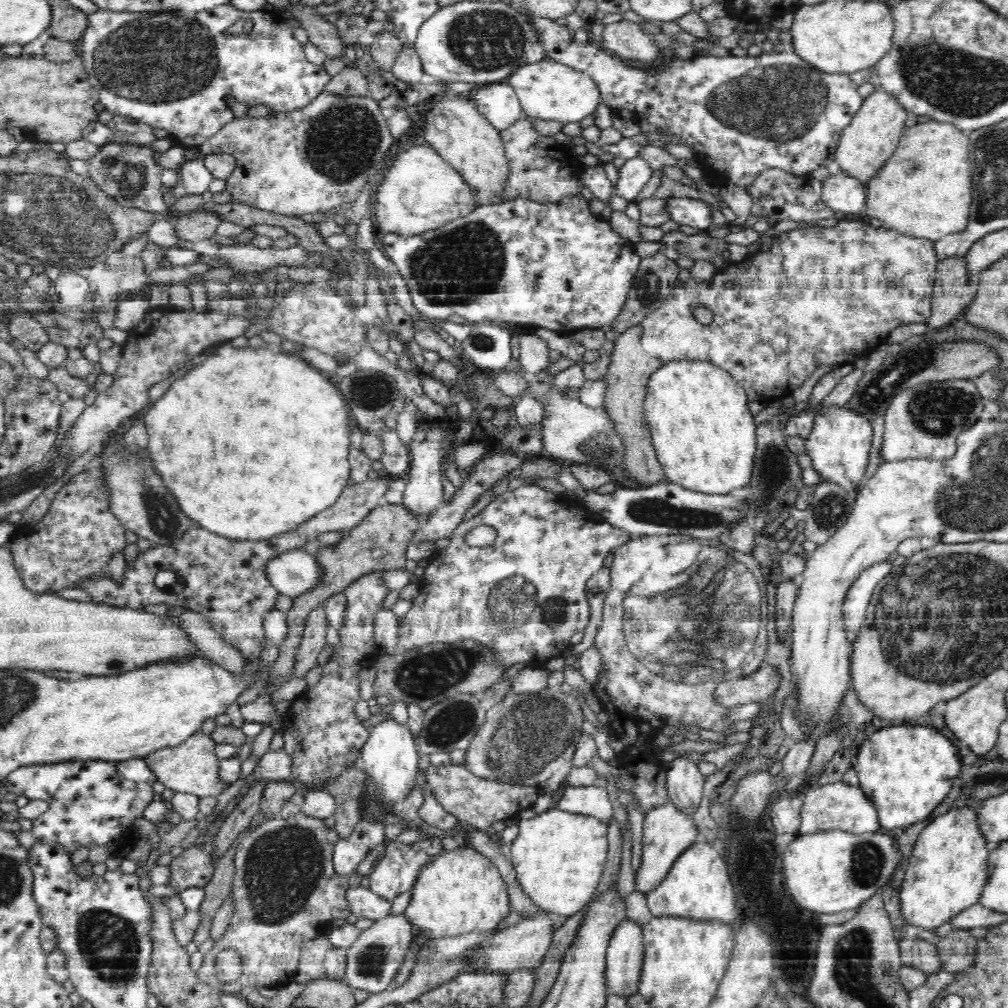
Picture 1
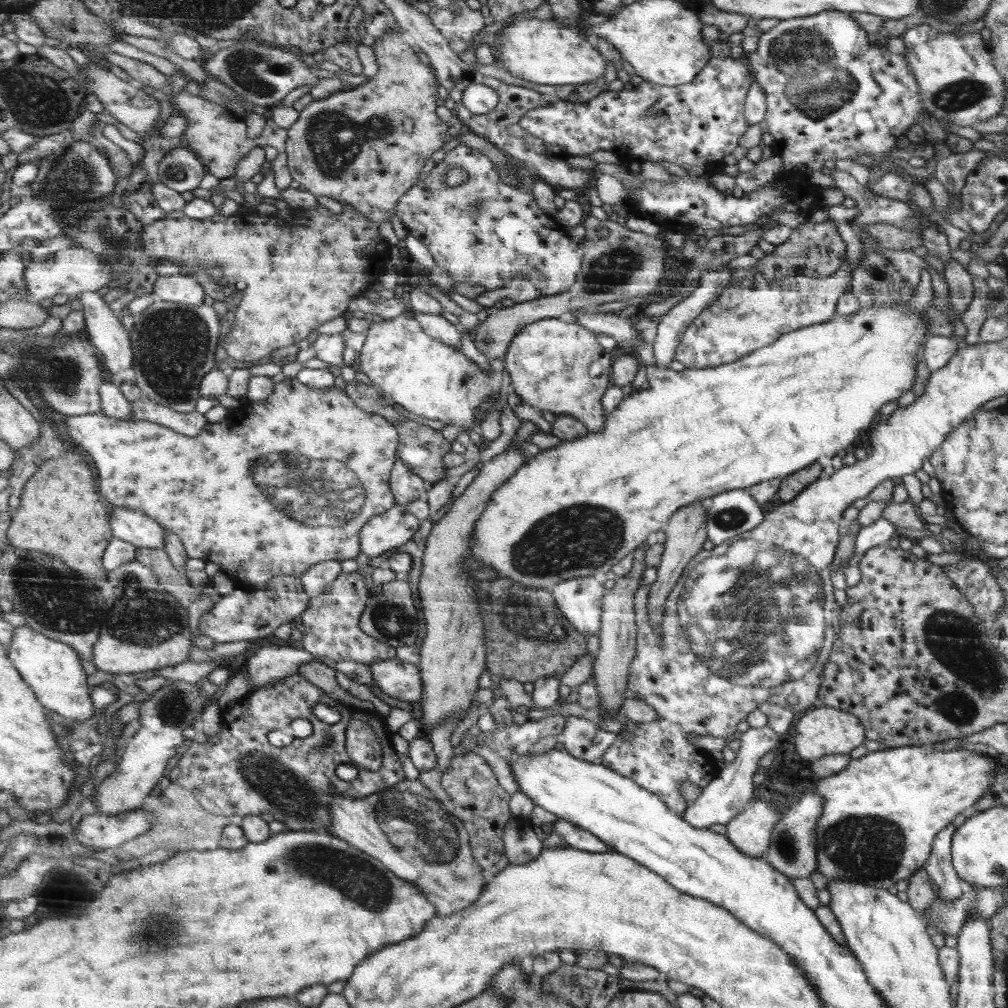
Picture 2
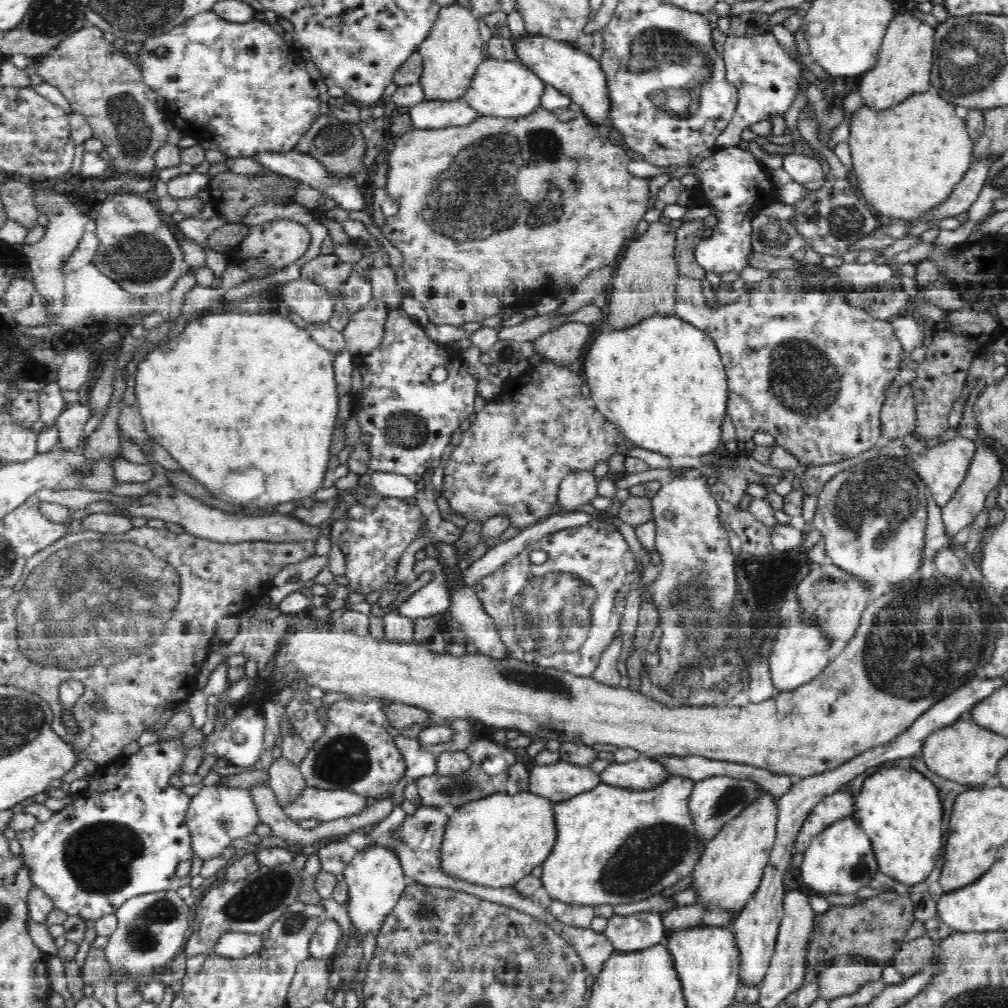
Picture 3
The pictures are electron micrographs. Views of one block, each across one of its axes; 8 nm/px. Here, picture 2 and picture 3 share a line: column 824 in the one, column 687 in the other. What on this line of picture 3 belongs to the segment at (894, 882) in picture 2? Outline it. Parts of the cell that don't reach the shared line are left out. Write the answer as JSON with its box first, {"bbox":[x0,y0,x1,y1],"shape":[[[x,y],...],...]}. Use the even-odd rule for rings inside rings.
{"bbox":[529,761,705,905],"shape":[[[559,761],[537,765],[529,771],[529,792],[554,803],[556,842],[542,864],[542,886],[550,898],[571,905],[630,904],[652,898],[666,888],[688,878],[705,851],[694,836],[694,820],[688,810],[688,798],[695,781],[670,776],[654,789],[630,790],[601,782],[589,767]]]}

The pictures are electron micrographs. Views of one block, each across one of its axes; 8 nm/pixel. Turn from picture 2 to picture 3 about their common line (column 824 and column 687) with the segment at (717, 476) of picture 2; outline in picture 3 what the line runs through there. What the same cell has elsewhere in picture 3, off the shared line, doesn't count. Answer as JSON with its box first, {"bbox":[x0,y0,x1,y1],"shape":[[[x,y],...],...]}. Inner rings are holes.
{"bbox":[582,315,729,456],"shape":[[[678,315],[654,316],[645,318],[637,325],[629,326],[628,330],[608,330],[598,334],[590,344],[586,352],[585,360],[582,362],[584,367],[584,376],[586,384],[590,387],[590,400],[599,413],[605,416],[605,419],[618,427],[624,436],[632,445],[638,448],[654,452],[662,452],[663,456],[696,456],[710,455],[720,444],[720,426],[724,415],[727,412],[729,399],[729,385],[726,376],[725,366],[722,364],[721,354],[714,345],[714,342],[702,330],[699,330],[689,322],[683,321]]]}

